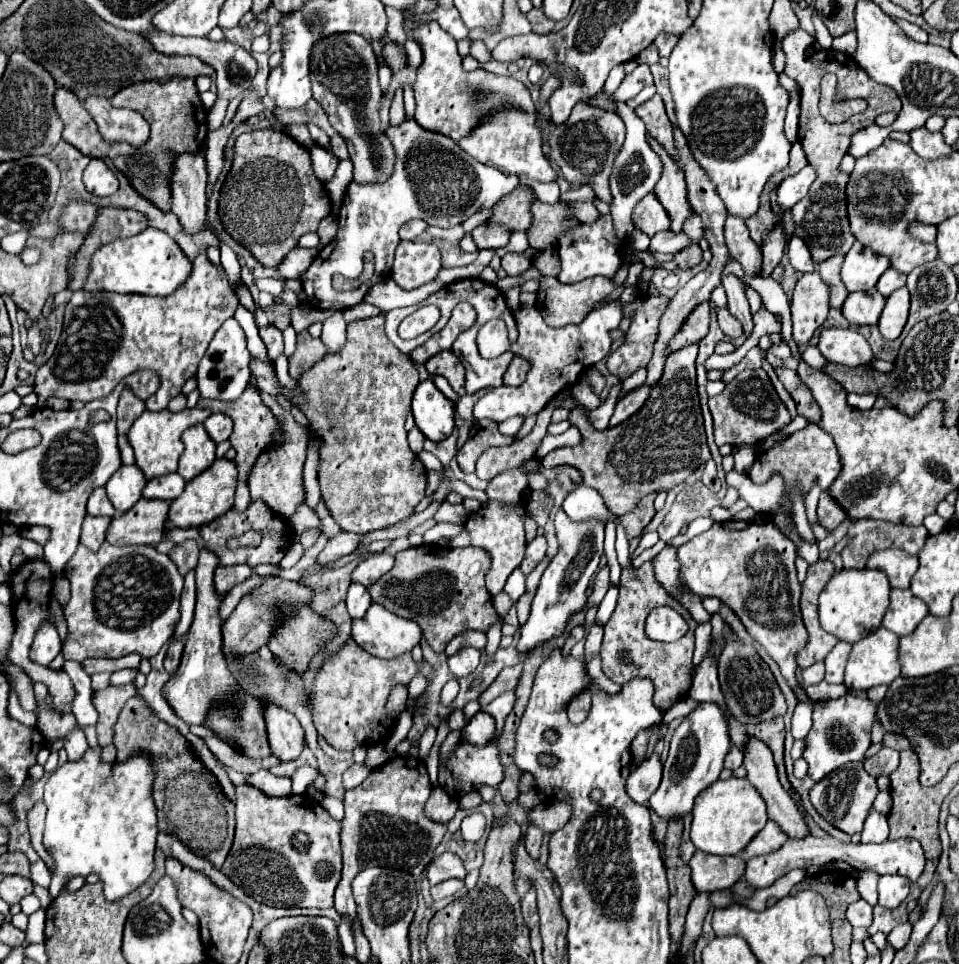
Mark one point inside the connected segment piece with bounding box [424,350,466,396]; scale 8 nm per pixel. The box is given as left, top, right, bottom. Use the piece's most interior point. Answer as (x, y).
(446, 364)

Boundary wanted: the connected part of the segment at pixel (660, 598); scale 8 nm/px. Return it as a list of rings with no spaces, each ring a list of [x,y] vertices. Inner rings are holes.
[[[644,562],[636,570],[626,570],[622,572],[620,580],[620,596],[618,596],[618,606],[604,626],[604,640],[600,648],[600,660],[602,660],[602,672],[616,684],[624,686],[626,682],[634,678],[648,678],[654,684],[654,698],[652,702],[660,710],[672,708],[678,700],[682,700],[688,690],[690,690],[690,670],[692,670],[692,652],[694,652],[694,630],[696,622],[686,610],[684,604],[680,604],[676,598],[666,594],[666,590],[660,586],[660,582],[654,578],[654,566],[652,562]],[[658,604],[672,606],[680,614],[684,614],[684,620],[688,622],[690,630],[684,638],[672,644],[658,644],[658,642],[648,642],[644,638],[644,618],[650,614],[650,610]]]

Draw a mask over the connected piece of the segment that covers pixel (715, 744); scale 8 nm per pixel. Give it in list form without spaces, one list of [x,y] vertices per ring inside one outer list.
[[[700,704],[694,712],[690,712],[684,718],[684,722],[676,728],[672,736],[670,752],[664,762],[662,782],[648,800],[650,810],[654,810],[666,822],[690,814],[696,796],[718,780],[728,750],[730,750],[730,742],[728,742],[728,724],[724,722],[724,712],[716,704]]]

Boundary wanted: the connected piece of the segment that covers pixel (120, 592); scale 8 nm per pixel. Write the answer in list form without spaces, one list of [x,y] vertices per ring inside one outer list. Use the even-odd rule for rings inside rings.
[[[104,542],[98,552],[90,552],[80,544],[64,568],[64,574],[72,584],[72,598],[64,606],[68,636],[62,646],[62,656],[66,660],[84,662],[86,658],[122,658],[132,652],[142,658],[152,658],[172,638],[180,620],[178,608],[184,578],[168,554],[160,554],[154,546],[112,546],[108,542]]]

